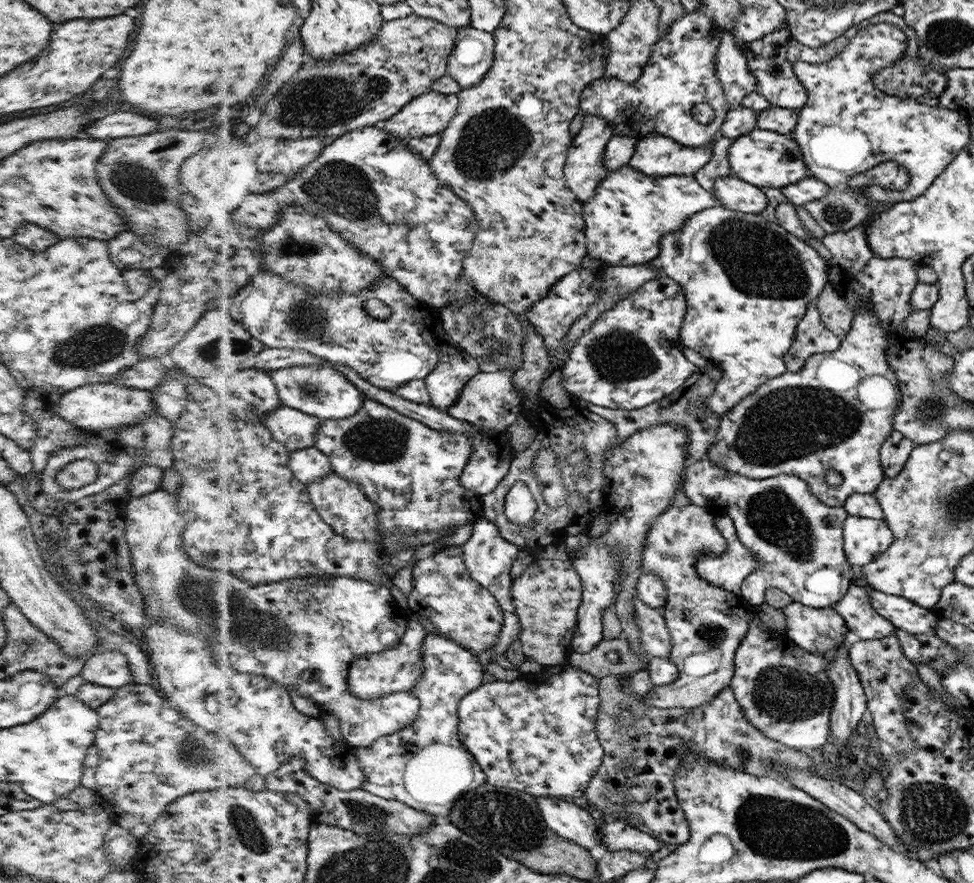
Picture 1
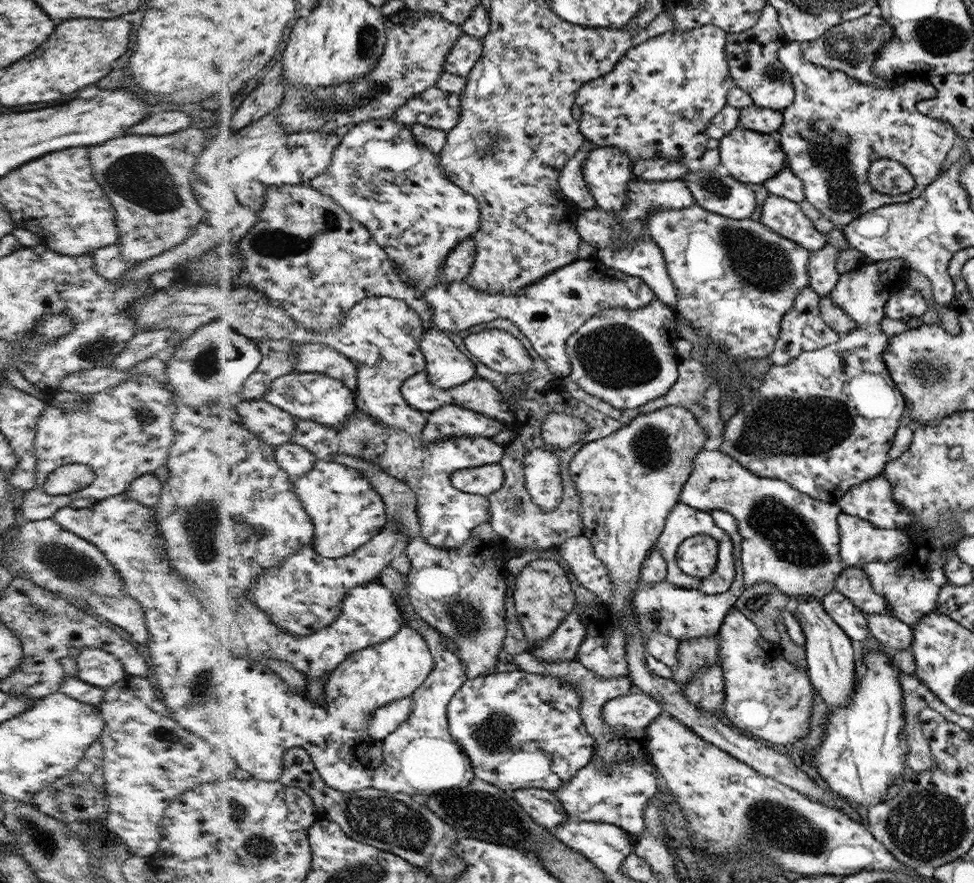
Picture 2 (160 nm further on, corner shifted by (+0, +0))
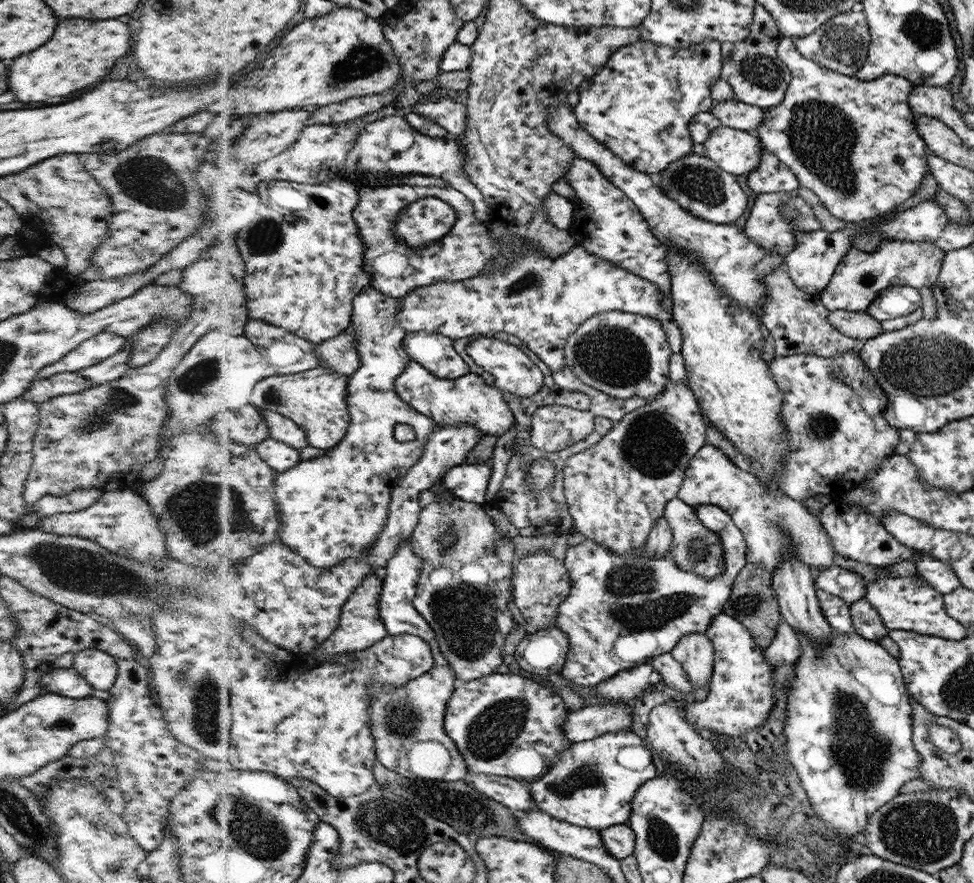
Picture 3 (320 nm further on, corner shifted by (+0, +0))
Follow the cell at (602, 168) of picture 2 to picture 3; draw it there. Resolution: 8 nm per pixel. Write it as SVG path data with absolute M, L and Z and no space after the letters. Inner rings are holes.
M576 158L572 160L571 166L568 167L565 179L573 186L575 200L570 200L576 207L575 217L569 227L569 232L576 242L595 256L608 260L611 264L626 269L627 272L635 273L651 281L652 284L658 286L660 293L663 294L663 308L671 312L675 307L675 300L672 297L671 287L671 266L668 266L667 248L663 242L655 236L654 231L650 228L647 220L643 217L643 213L632 202L632 199L623 192L612 180L608 179L601 169L592 160L584 160Z

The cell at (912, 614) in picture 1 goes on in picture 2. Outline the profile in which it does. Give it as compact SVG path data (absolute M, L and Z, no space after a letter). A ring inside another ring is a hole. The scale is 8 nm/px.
M848 567L839 576L834 590L850 597L853 603L864 613L892 615L887 600L876 594L867 574L857 567Z

